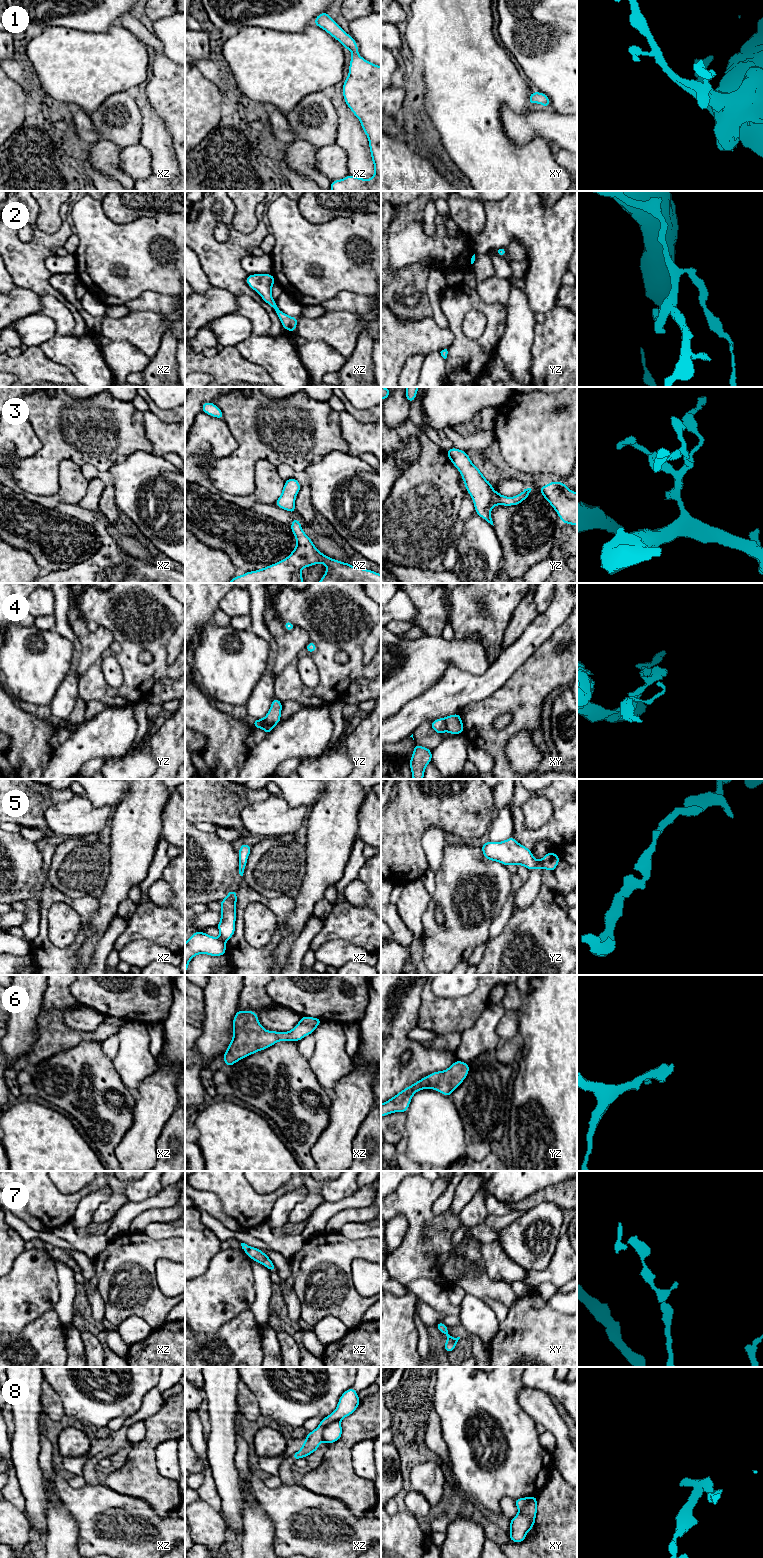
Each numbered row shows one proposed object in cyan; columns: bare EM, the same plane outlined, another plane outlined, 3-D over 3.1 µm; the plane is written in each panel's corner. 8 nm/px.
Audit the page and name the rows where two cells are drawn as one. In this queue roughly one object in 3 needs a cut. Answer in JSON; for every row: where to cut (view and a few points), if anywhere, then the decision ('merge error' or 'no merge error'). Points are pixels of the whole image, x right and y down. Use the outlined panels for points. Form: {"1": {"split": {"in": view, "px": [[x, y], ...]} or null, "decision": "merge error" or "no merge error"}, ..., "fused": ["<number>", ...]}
{"1": {"split": null, "decision": "no merge error"}, "2": {"split": null, "decision": "no merge error"}, "3": {"split": null, "decision": "no merge error"}, "4": {"split": {"in": "yz", "px": [[261, 719], [268, 724], [274, 725]]}, "decision": "merge error"}, "5": {"split": {"in": "yz", "px": [[540, 860], [541, 868]]}, "decision": "merge error"}, "6": {"split": null, "decision": "no merge error"}, "7": {"split": null, "decision": "no merge error"}, "8": {"split": {"in": "xz", "px": [[339, 1420], [330, 1422], [323, 1429], [322, 1440]]}, "decision": "merge error"}, "fused": ["4", "5", "8"]}

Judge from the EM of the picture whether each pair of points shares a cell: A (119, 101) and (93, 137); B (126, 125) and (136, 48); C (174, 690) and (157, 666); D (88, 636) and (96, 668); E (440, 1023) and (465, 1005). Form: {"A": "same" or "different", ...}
{"A": "different", "B": "different", "C": "different", "D": "different", "E": "same"}

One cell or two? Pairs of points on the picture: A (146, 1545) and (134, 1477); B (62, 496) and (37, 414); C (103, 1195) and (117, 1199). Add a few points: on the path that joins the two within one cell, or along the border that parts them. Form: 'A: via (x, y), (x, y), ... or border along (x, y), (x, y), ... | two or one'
A: border along (116, 1490), (145, 1500), (156, 1513) | two
B: border along (59, 488), (52, 495), (36, 494) | two
C: border along (110, 1186), (112, 1194), (93, 1214) | two

